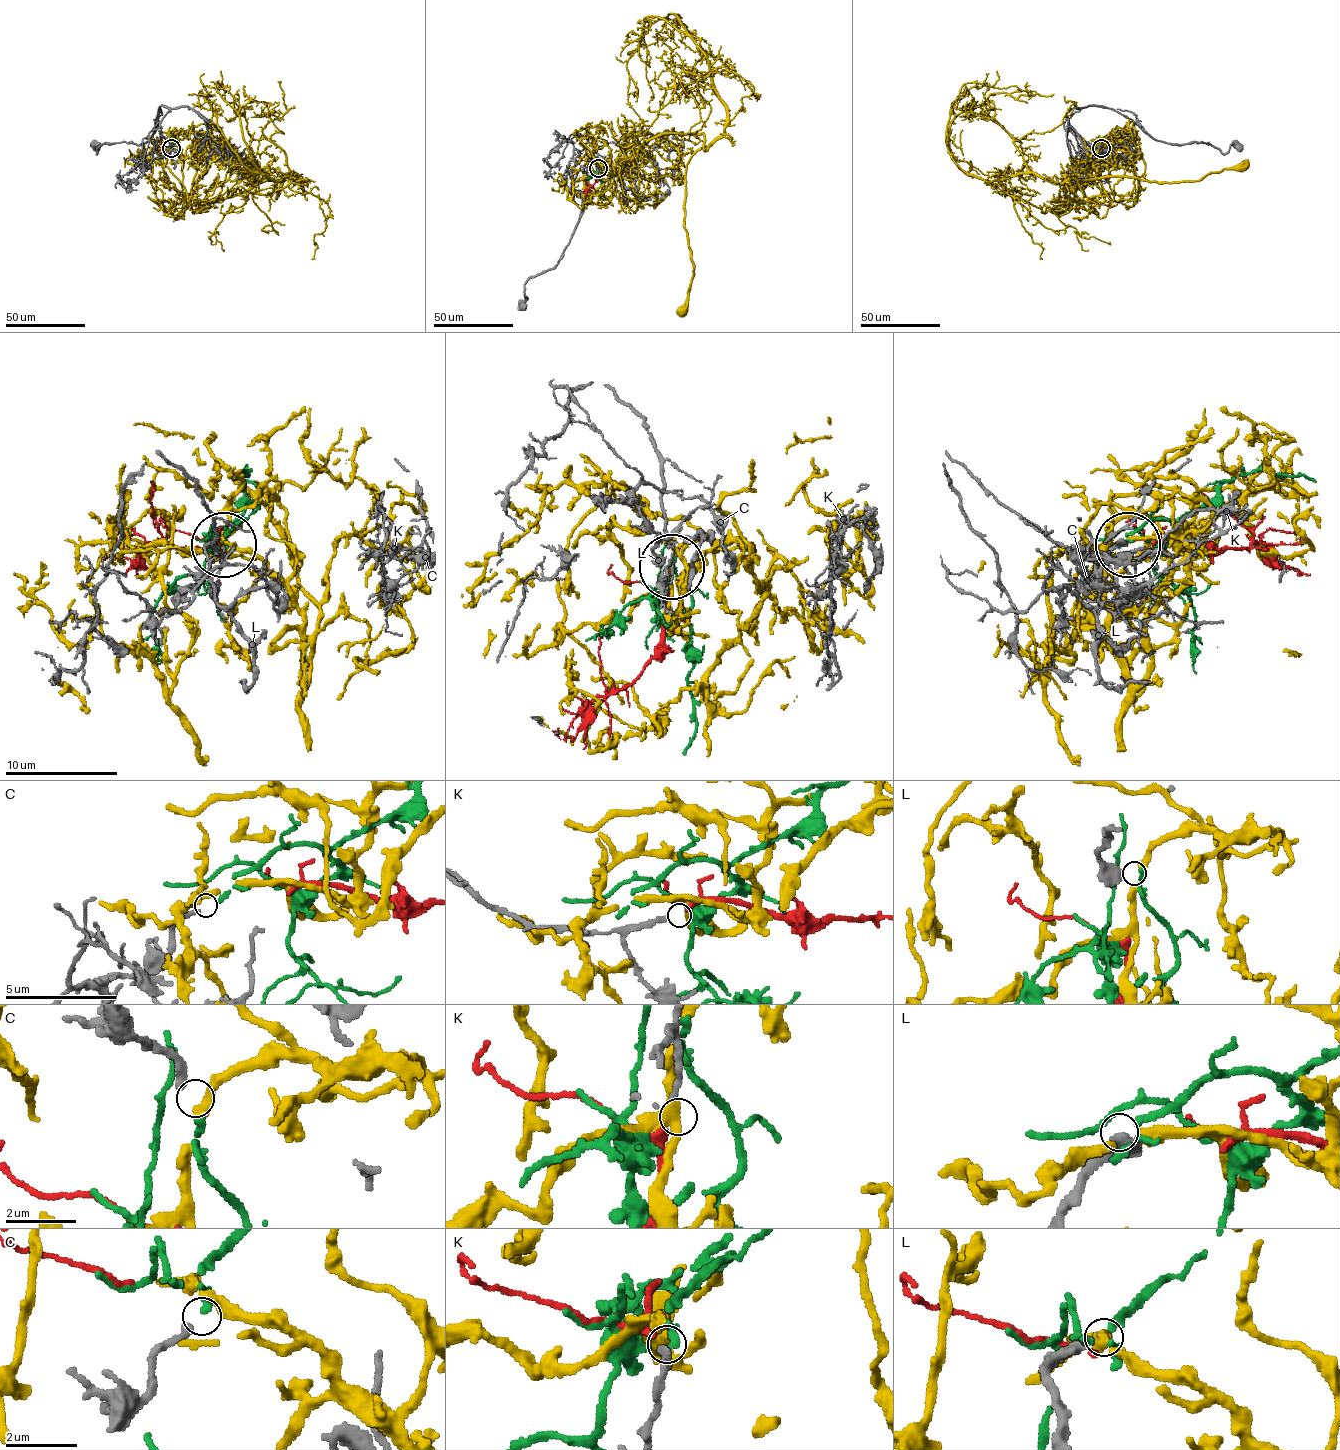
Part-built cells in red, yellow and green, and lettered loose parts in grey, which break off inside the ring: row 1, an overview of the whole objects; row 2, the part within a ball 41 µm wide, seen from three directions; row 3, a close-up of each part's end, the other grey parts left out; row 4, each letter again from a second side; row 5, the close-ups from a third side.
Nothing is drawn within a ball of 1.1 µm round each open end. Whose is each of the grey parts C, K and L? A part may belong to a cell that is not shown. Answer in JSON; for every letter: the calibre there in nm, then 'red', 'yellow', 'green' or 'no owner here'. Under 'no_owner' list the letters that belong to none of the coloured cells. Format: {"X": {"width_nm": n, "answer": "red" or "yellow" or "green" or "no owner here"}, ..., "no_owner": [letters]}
{"C": {"width_nm": 240, "answer": "green"}, "K": {"width_nm": 180, "answer": "red"}, "L": {"width_nm": 400, "answer": "yellow"}, "no_owner": []}

